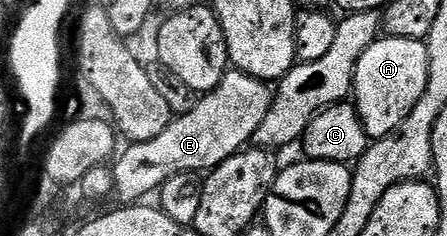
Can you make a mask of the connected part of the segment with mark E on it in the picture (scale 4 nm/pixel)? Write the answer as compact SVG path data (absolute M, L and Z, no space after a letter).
M230 69L214 90L198 97L187 113L176 115L155 140L126 145L116 155L111 166L116 201L121 204L144 203L148 199L145 197L156 195L171 176L208 172L223 164L232 154L252 143L253 134L259 124L263 124L263 116L267 116L267 108L272 102L273 94L266 83L241 70Z

